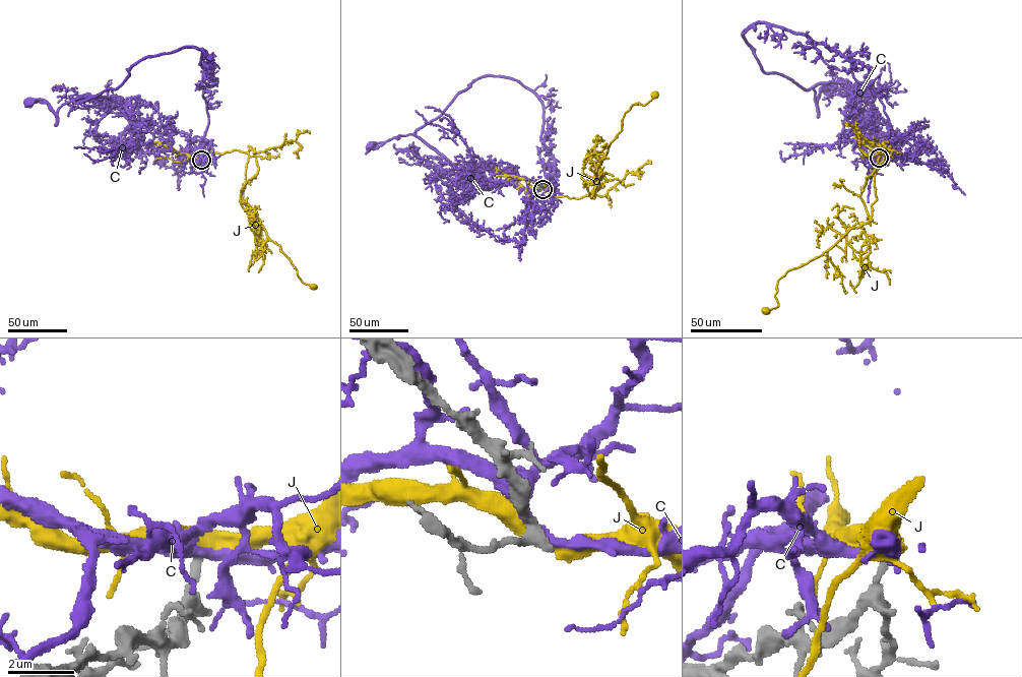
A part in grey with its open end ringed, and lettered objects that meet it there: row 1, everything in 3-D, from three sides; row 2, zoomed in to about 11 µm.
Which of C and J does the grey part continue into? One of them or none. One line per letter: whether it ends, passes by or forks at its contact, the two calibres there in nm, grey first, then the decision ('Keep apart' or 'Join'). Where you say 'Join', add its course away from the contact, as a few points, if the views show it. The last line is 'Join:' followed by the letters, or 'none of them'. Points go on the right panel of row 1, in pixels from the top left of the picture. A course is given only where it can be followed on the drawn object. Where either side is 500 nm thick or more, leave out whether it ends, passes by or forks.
C: It passes by. Thickness 240 nm (grey) against 260 nm. Keep apart
J: It passes by. Thickness 240 nm (grey) against 400 nm. Keep apart
Join: none of them

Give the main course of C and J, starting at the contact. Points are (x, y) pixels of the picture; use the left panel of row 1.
C: (201, 160), (149, 147), (129, 112), (106, 98), (80, 97), (56, 114), (41, 99), (27, 103)
J: (201, 160), (213, 152), (247, 152), (242, 202), (268, 238), (280, 246), (303, 283), (314, 286)

